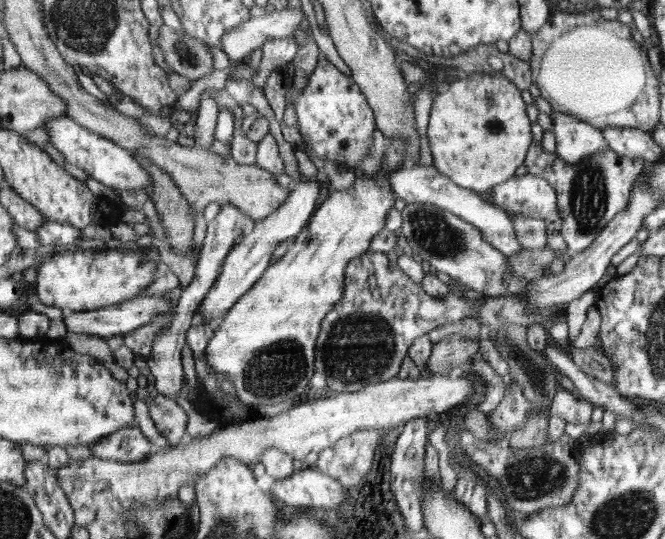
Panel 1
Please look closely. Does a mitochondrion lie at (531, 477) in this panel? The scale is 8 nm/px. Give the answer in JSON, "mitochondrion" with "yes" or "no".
{"mitochondrion":"yes"}

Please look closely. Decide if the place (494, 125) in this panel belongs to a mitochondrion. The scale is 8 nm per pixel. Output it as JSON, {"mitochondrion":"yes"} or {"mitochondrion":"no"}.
{"mitochondrion":"yes"}

